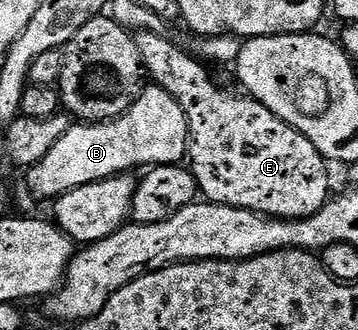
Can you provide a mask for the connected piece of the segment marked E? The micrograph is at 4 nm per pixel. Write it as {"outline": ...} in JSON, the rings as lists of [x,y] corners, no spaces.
{"outline":[[[156,33],[134,34],[137,51],[143,57],[146,76],[154,84],[160,85],[185,111],[187,135],[189,138],[189,168],[197,179],[200,194],[214,205],[228,205],[238,209],[248,209],[262,213],[264,217],[278,217],[281,221],[297,221],[300,217],[311,217],[326,205],[332,196],[331,181],[327,178],[328,162],[289,123],[285,123],[269,107],[250,95],[238,97],[227,89],[222,89],[211,78],[206,64],[198,56],[186,53],[179,45],[171,42],[170,36],[162,37]]]}

